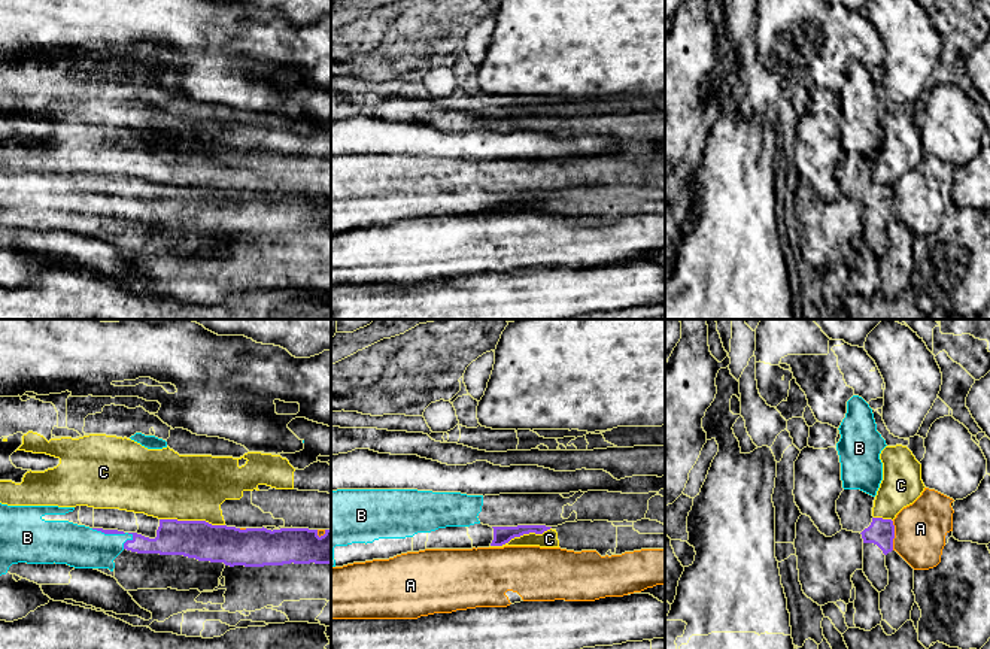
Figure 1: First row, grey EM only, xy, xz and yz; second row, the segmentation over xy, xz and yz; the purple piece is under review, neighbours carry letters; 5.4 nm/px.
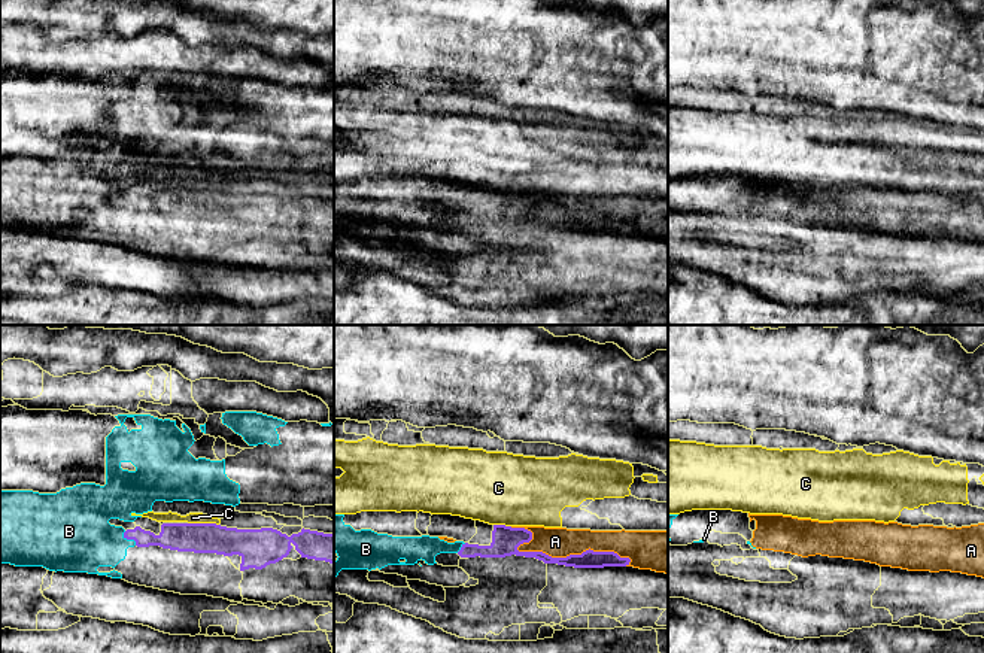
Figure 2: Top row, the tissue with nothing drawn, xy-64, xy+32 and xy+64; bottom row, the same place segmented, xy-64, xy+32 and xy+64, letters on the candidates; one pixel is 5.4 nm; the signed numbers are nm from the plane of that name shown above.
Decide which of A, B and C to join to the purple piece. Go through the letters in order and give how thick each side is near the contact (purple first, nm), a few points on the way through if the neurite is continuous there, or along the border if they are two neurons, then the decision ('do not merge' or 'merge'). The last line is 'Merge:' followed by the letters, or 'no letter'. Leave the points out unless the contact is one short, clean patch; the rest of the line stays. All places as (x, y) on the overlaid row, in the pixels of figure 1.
A: 140/280 nm | do not merge
B: 30/240 nm | across xy (106, 531), (114, 533), (100, 546), (79, 546) | merge
C: 200/360 nm | along xy (160, 518), (205, 519), (224, 525) | do not merge
Merge: B

